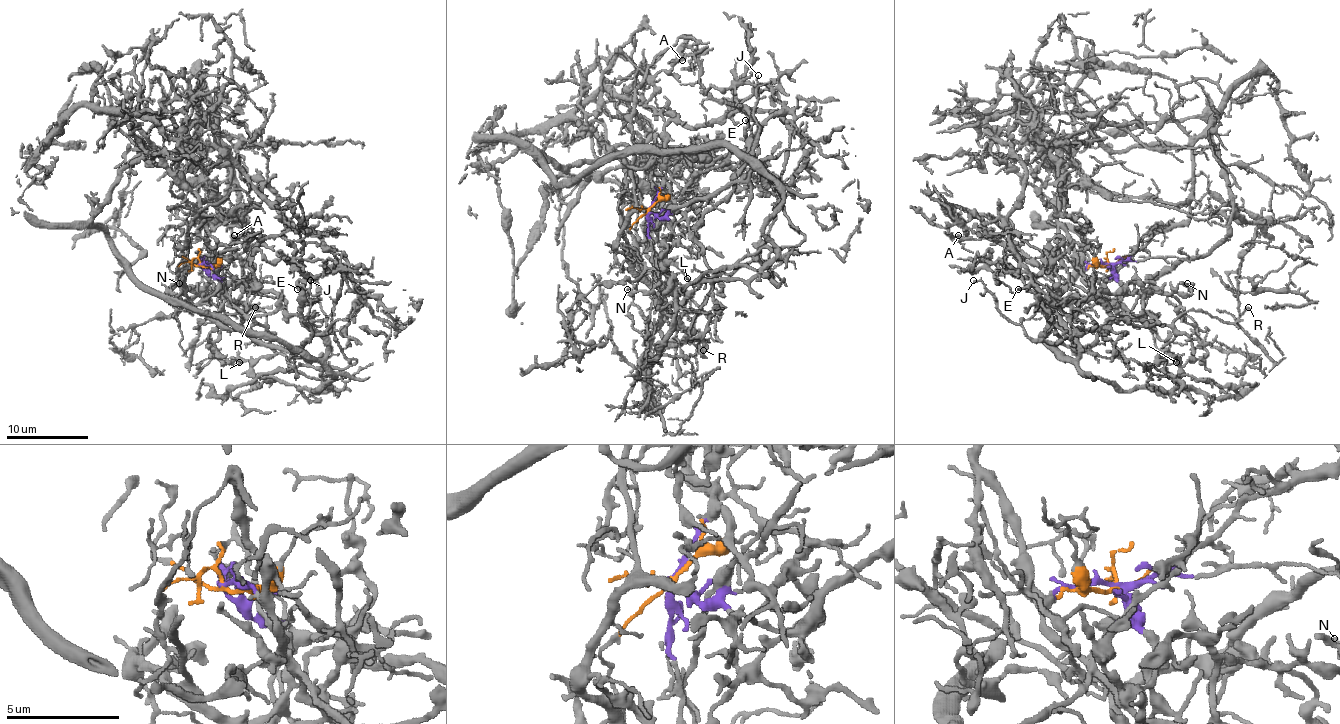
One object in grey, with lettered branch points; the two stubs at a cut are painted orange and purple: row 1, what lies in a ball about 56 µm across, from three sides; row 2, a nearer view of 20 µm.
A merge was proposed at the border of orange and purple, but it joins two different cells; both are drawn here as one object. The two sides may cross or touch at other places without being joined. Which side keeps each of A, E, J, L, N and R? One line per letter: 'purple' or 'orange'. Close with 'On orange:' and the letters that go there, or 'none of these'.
A: purple
E: purple
J: orange
L: purple
N: purple
R: purple
On orange: J

